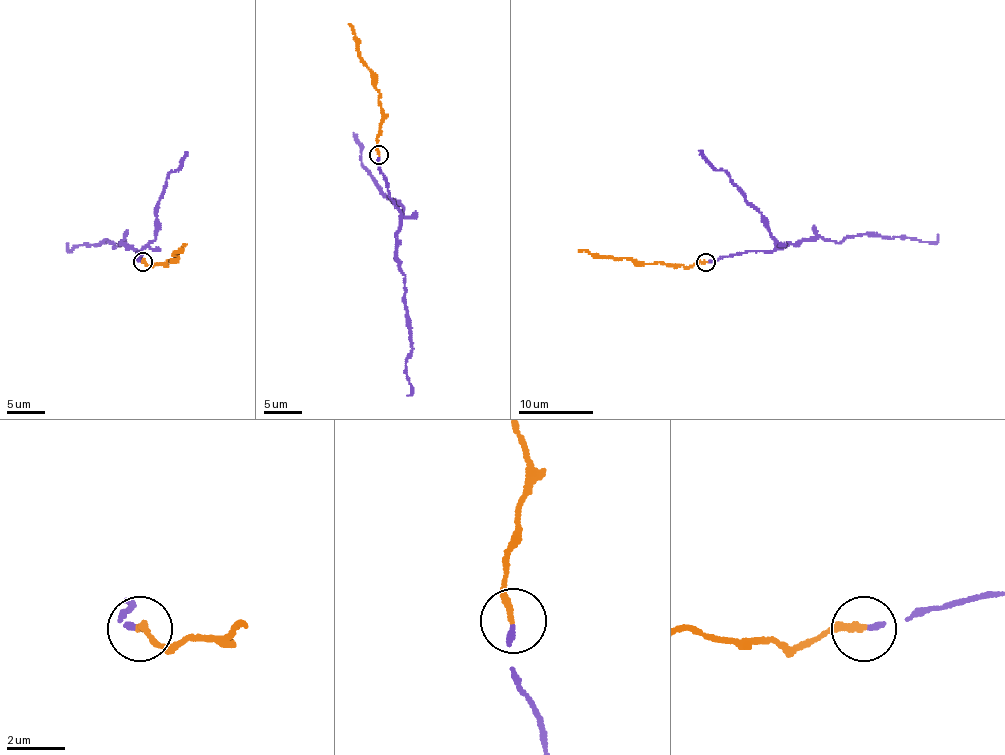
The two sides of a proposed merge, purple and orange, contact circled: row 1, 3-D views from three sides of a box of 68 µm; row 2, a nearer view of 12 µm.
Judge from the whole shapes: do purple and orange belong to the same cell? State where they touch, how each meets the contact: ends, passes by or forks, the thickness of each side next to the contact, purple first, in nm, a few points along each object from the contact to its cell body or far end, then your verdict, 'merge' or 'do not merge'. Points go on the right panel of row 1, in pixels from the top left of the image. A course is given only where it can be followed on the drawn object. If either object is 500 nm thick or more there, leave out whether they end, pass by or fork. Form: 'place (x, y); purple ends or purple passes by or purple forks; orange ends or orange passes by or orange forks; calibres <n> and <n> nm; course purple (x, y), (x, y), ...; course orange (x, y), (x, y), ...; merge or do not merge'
place (706, 262); purple ends; orange ends; calibres 180 and 240 nm; course purple (707, 262), (737, 252), (772, 250), (817, 237), (840, 243), (847, 237), (863, 234), (935, 242), (938, 234); course orange (706, 262), (678, 266), (579, 252); merge

